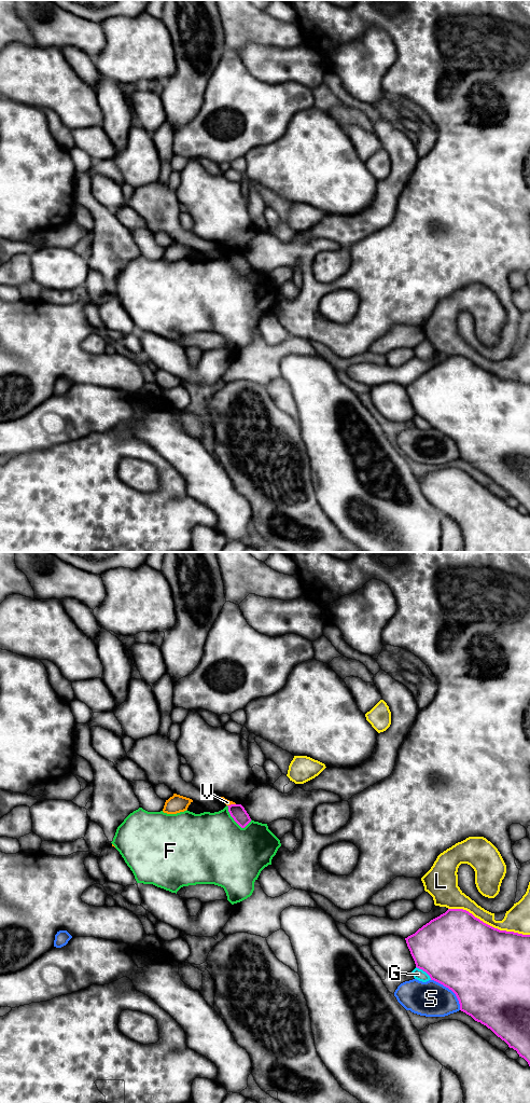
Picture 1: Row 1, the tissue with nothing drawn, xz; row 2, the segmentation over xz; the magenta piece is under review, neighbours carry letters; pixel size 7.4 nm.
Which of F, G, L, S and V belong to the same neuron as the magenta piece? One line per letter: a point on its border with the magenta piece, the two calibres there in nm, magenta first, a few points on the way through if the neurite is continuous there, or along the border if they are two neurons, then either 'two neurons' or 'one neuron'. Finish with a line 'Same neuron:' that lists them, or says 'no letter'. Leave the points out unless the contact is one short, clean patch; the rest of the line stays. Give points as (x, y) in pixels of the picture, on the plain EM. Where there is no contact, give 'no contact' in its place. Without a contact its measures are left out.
F: xz (236, 270) | 110/500 nm | two neurons
G: xz (424, 418) | 500/80 nm | two neurons
L: xz (489, 373) | 500/190 nm | two neurons
S: xz (450, 437) | 500/260 nm | two neurons
V: xz (231, 252) | 110/50 nm | along xz (235, 251), (227, 253) | two neurons
Same neuron: no letter

